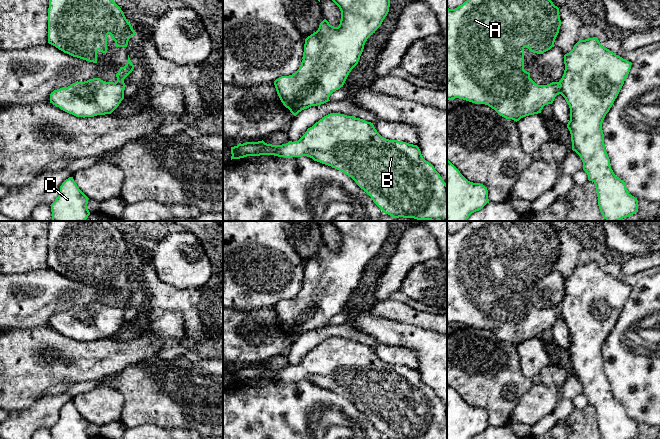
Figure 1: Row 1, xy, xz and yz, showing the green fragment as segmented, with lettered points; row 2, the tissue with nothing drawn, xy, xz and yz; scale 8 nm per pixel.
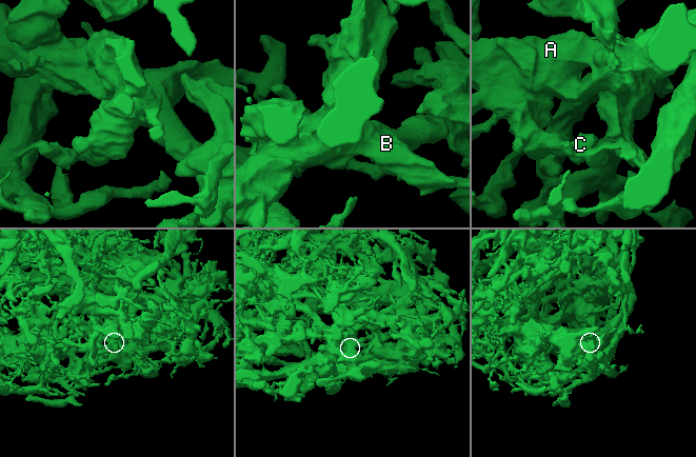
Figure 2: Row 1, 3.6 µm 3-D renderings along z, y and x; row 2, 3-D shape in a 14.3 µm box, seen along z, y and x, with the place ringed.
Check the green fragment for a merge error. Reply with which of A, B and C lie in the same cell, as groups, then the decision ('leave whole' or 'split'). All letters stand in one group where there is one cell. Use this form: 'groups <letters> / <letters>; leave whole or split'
groups A B C; leave whole

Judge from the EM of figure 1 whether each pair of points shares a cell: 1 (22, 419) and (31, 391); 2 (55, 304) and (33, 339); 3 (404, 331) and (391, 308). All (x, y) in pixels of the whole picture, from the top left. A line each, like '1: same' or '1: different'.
1: different
2: different
3: different

